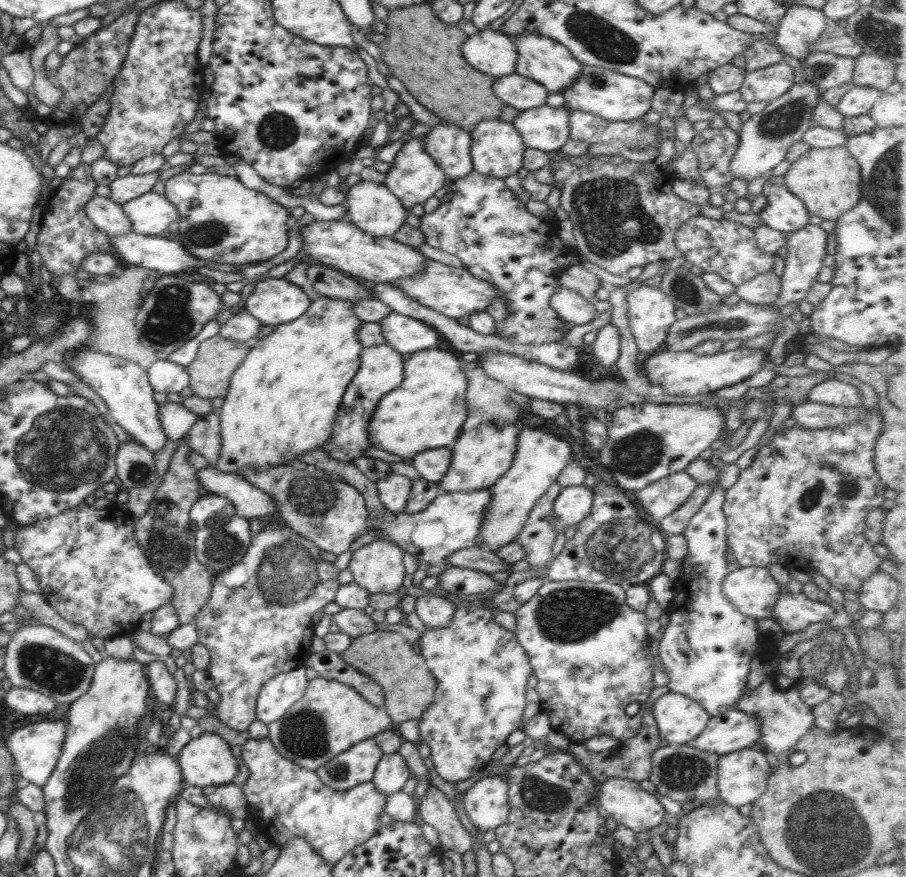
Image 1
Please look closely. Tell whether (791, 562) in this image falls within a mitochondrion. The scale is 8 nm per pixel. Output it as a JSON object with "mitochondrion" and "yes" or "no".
{"mitochondrion":"no"}

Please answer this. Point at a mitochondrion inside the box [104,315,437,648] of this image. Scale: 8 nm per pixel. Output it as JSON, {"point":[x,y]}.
{"point":[288,575]}

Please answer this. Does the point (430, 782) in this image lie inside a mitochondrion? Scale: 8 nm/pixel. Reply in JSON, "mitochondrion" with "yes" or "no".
{"mitochondrion":"no"}

